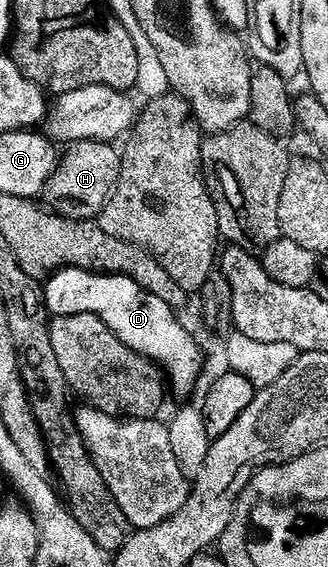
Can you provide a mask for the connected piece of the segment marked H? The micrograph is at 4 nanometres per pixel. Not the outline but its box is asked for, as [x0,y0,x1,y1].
[47,140,121,220]

